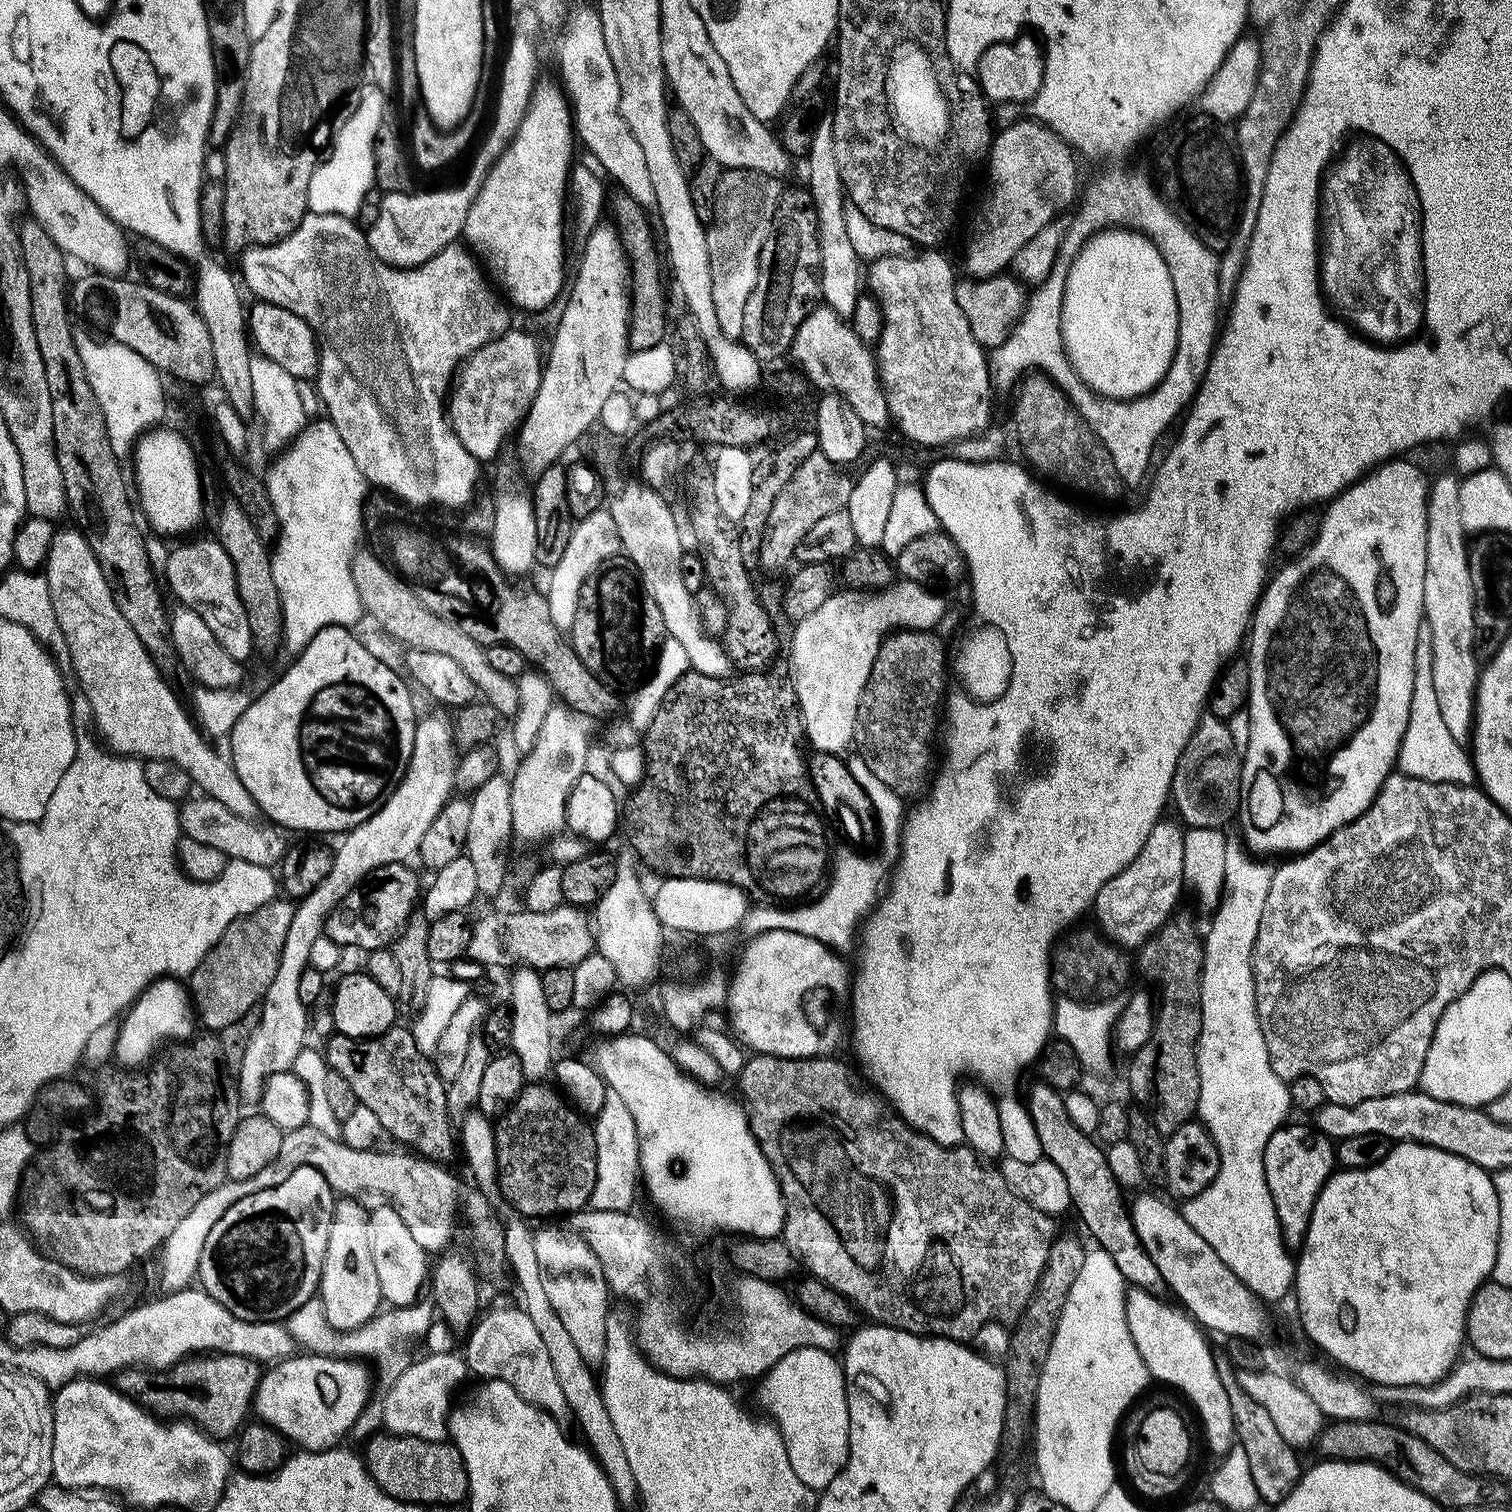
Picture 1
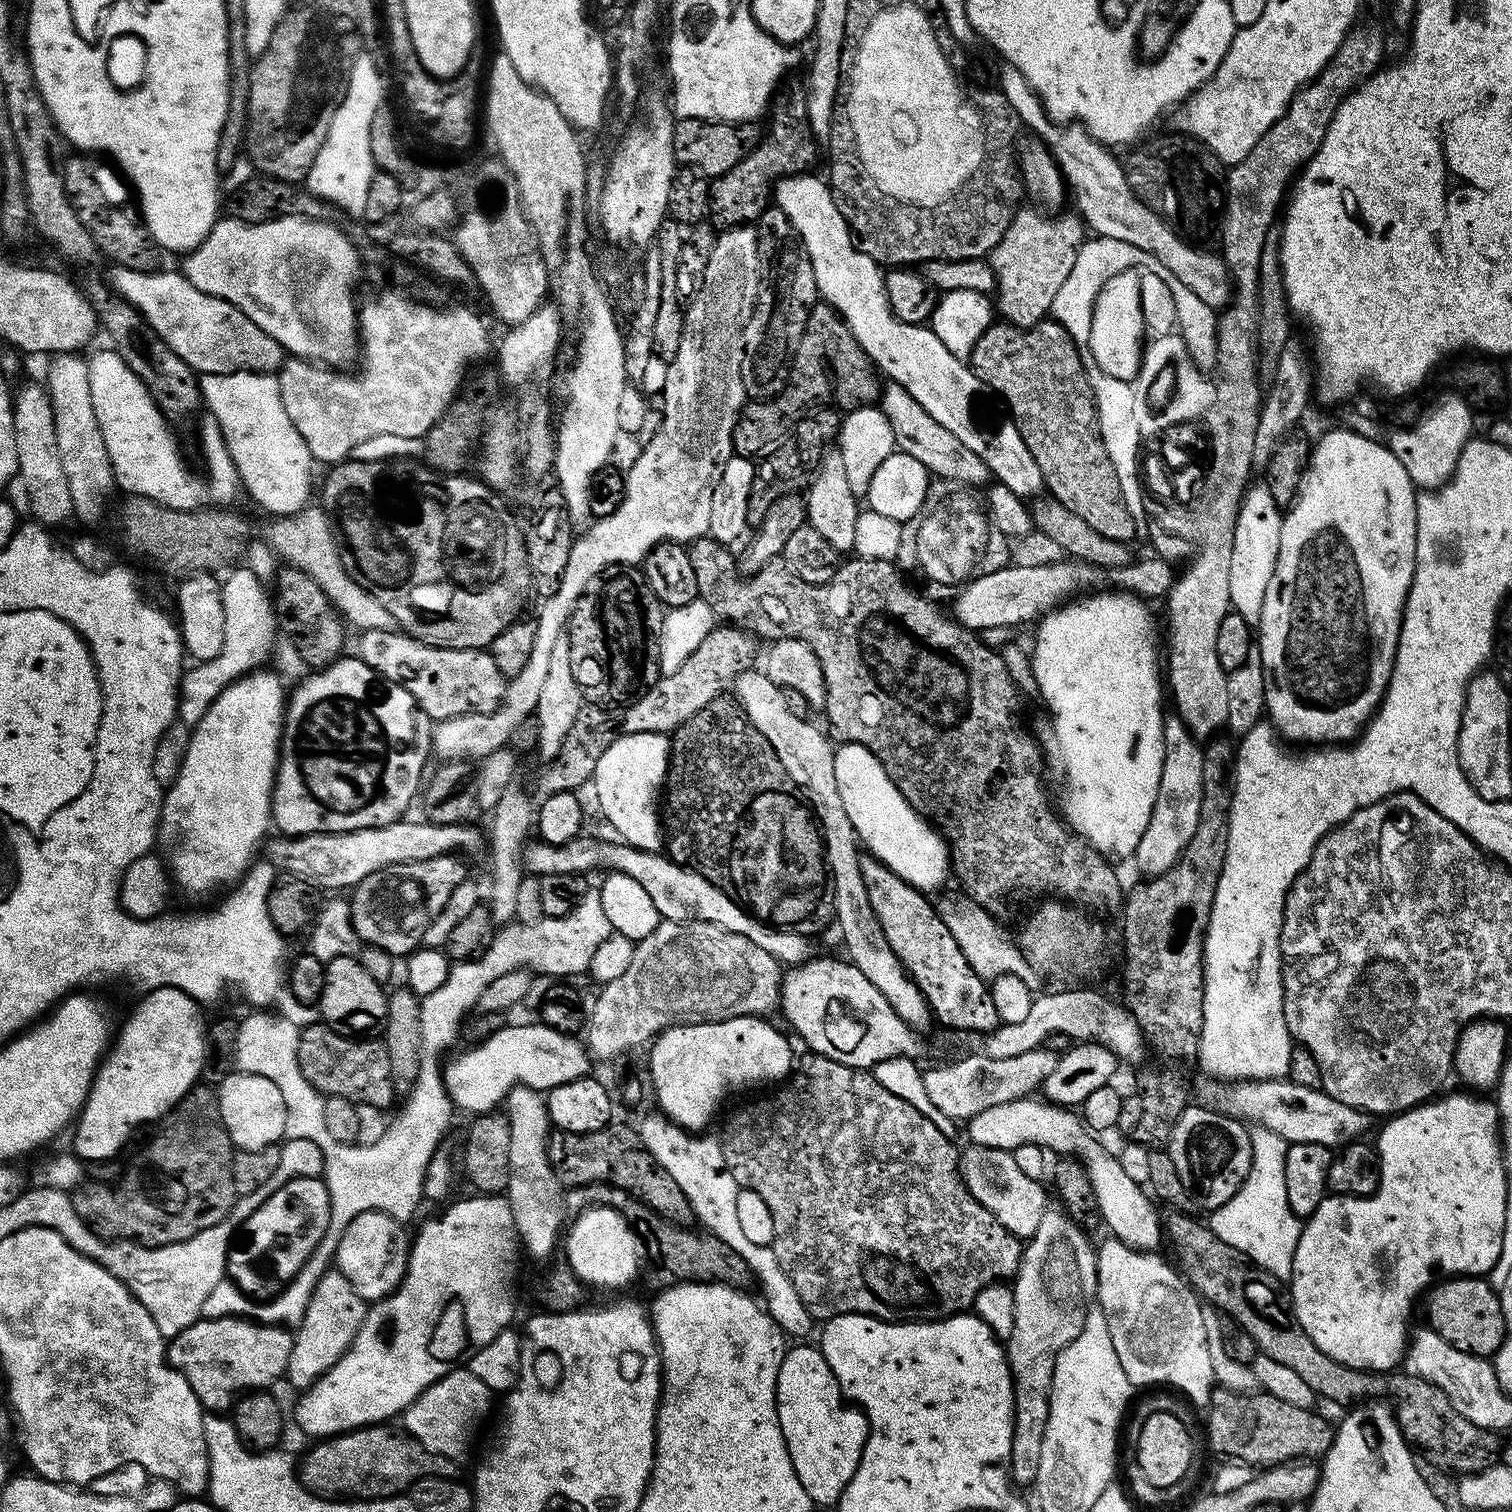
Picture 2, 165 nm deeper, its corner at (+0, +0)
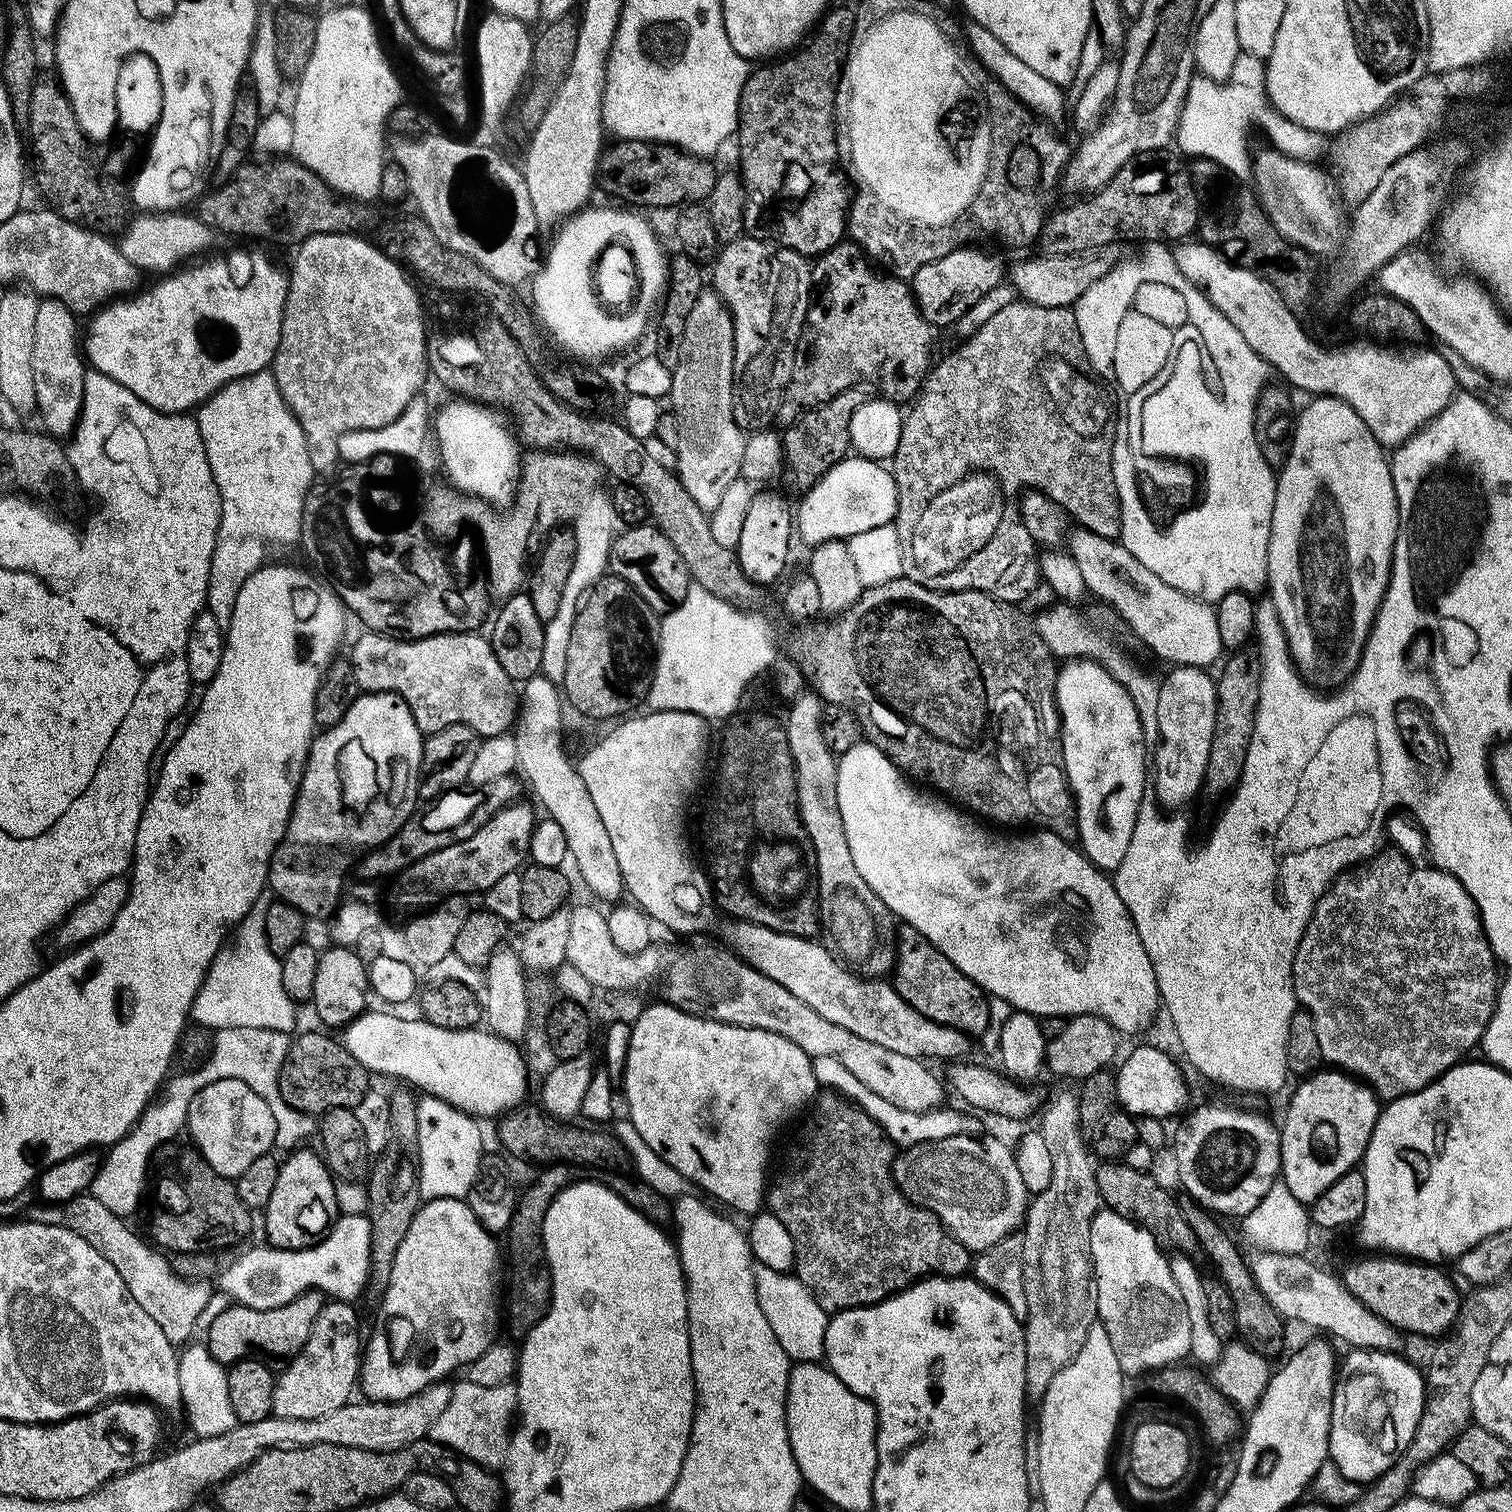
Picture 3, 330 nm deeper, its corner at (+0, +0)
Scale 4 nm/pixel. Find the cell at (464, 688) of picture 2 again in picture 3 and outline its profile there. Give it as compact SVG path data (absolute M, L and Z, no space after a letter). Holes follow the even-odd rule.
M364 630L361 633L361 636L352 644L352 672L350 672L350 676L354 681L355 687L364 694L370 692L393 692L394 695L401 696L406 702L406 706L410 710L410 714L414 718L414 722L420 732L431 734L442 730L446 726L465 724L475 730L477 736L483 738L485 736L502 734L503 732L509 731L515 725L518 709L517 685L506 674L506 670L502 670L502 665L498 662L498 658L494 658L494 650L492 649L491 643L485 637L483 640L480 634L476 632L443 632L437 636L427 636L421 640L406 640L398 636L389 636L387 632L370 632Z

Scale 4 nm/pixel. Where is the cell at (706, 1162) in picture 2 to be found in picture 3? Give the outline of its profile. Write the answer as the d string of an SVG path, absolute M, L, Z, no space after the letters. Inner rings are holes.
M755 1265L755 1294L758 1306L770 1325L770 1330L788 1356L796 1364L819 1363L825 1352L825 1336L830 1319L829 1313L822 1310L805 1284L793 1273L771 1270L770 1267Z

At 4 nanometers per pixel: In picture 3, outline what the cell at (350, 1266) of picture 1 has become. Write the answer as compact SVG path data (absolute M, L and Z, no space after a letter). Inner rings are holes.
M329 1299L324 1305L306 1346L276 1378L273 1413L282 1418L320 1418L353 1399L362 1359L360 1320L346 1300Z

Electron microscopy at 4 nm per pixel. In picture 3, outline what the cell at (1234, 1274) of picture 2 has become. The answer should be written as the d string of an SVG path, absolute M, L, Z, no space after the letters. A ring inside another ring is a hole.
M1104 1162L1096 1168L1096 1181L1098 1182L1098 1194L1102 1201L1103 1207L1109 1212L1116 1212L1120 1216L1124 1216L1128 1220L1135 1220L1141 1228L1145 1228L1161 1249L1169 1250L1176 1254L1192 1254L1197 1251L1196 1235L1194 1230L1190 1230L1190 1226L1184 1221L1184 1214L1181 1205L1176 1205L1176 1200L1159 1184L1153 1177L1154 1175L1142 1170L1131 1169L1123 1162Z

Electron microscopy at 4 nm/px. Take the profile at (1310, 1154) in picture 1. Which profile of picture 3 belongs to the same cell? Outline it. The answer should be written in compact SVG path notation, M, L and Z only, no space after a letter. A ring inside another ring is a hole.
M1321 1070L1313 1072L1311 1076L1305 1076L1299 1081L1300 1084L1296 1088L1296 1093L1288 1100L1288 1109L1284 1112L1284 1124L1279 1125L1280 1130L1280 1176L1282 1182L1290 1190L1290 1194L1294 1194L1294 1198L1298 1198L1298 1202L1302 1202L1305 1206L1311 1206L1318 1198L1318 1194L1322 1194L1322 1190L1330 1190L1330 1186L1334 1186L1334 1182L1338 1182L1338 1178L1342 1178L1342 1174L1353 1171L1363 1161L1364 1151L1368 1148L1370 1138L1374 1134L1374 1126L1376 1119L1380 1117L1382 1111L1381 1101L1375 1092L1364 1083L1363 1080L1339 1070Z

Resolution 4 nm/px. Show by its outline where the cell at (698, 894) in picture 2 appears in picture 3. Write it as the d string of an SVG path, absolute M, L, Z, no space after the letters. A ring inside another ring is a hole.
M748 920L732 922L728 936L732 939L731 947L744 963L786 986L794 998L802 998L802 1002L806 1002L810 1010L822 1014L826 1022L834 1022L834 1026L842 1026L842 1030L850 1030L850 1034L858 1034L858 1038L907 1057L947 1062L967 1057L964 1055L968 1052L969 1033L930 1022L930 1018L918 1014L914 1006L906 1003L891 983L857 974L841 963L823 943L815 944L817 941L807 936L775 932L772 928L752 924Z

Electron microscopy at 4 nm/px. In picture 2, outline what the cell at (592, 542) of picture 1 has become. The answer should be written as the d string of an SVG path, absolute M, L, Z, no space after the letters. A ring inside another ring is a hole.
M737 226L734 228L725 228L717 235L710 258L706 263L705 278L702 284L698 287L695 296L692 297L687 305L684 314L684 329L682 330L682 343L678 346L678 354L674 354L674 358L669 363L666 370L666 386L664 394L666 396L666 408L659 417L660 429L653 434L648 440L648 445L641 450L636 456L636 461L632 464L632 469L627 469L624 477L624 497L618 506L618 510L614 510L614 514L609 516L601 516L593 519L591 523L583 529L584 532L575 537L572 541L572 549L570 550L570 562L566 562L566 570L562 574L562 582L558 586L558 590L554 590L554 594L543 597L540 608L540 613L534 616L536 622L536 633L534 634L534 650L530 654L530 662L526 662L524 669L518 675L511 677L504 686L504 698L500 705L493 712L471 712L470 714L462 714L454 718L446 718L445 720L437 720L432 726L432 747L431 751L436 752L441 756L441 761L447 762L450 760L464 760L468 756L476 756L475 758L483 758L491 754L494 750L505 747L509 743L508 739L519 730L524 724L524 719L531 717L535 713L538 706L538 693L542 690L543 682L546 678L547 670L550 666L550 654L554 650L554 642L558 642L560 635L567 629L568 620L572 617L572 608L576 605L576 599L581 596L586 590L586 586L590 582L590 578L594 578L602 570L606 570L615 564L630 564L633 566L639 565L644 557L656 547L657 544L665 542L691 542L708 536L708 527L710 526L710 510L714 506L714 490L718 486L718 482L722 482L722 470L726 470L726 462L730 462L730 458L734 455L732 447L732 435L736 429L736 423L740 417L741 410L744 409L746 403L746 393L744 383L742 382L742 358L744 357L744 335L740 332L740 324L746 326L746 322L752 317L753 310L756 309L756 298L760 292L762 273L762 247L761 238L758 235L757 229L752 226Z

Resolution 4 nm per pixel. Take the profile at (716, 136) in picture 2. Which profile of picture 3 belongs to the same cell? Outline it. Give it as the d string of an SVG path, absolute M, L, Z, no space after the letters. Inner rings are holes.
M617 139L612 143L616 144L609 143L597 160L595 183L604 187L610 195L617 196L620 199L617 201L645 209L676 210L707 201L714 190L718 168L711 164L711 159L686 152L674 144L658 144L650 140Z

